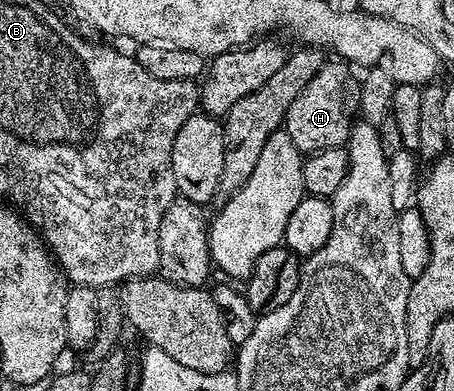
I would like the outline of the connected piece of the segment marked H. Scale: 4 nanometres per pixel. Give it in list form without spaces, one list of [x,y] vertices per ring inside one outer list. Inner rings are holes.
[[[329,60],[315,76],[291,100],[283,129],[291,136],[291,144],[301,151],[302,155],[314,154],[316,150],[326,150],[336,146],[344,147],[349,140],[349,133],[355,121],[355,111],[360,104],[361,83],[358,75],[352,74],[350,63],[344,60]]]

